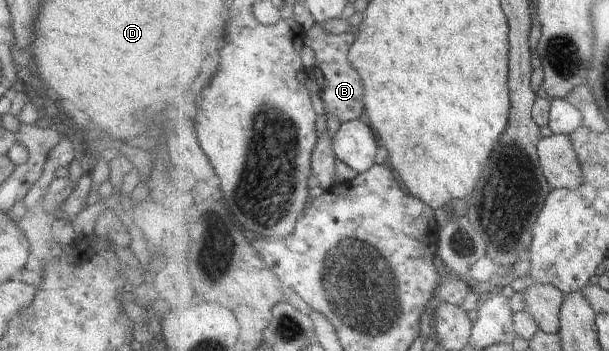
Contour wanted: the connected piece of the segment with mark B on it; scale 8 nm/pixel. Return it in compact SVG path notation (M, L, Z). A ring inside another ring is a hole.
M314 22L307 28L306 46L310 46L316 52L316 63L312 70L318 77L325 109L327 107L336 113L336 117L343 122L359 120L365 113L365 91L366 84L362 74L358 72L350 59L352 46L357 42L358 33L356 30L341 35L327 33L325 29Z

